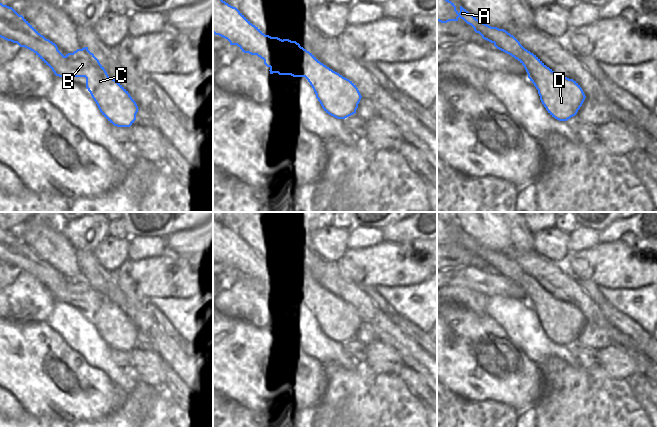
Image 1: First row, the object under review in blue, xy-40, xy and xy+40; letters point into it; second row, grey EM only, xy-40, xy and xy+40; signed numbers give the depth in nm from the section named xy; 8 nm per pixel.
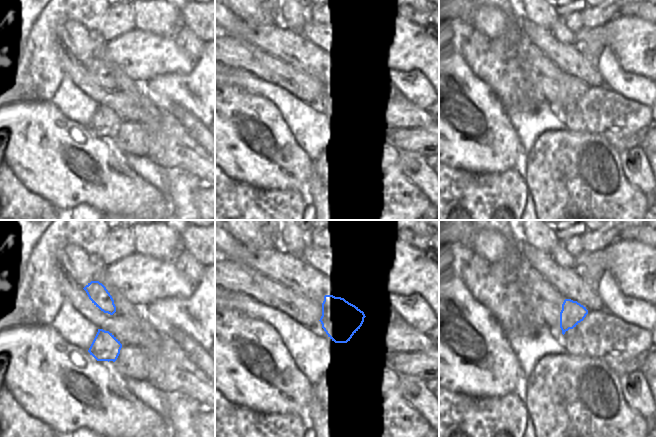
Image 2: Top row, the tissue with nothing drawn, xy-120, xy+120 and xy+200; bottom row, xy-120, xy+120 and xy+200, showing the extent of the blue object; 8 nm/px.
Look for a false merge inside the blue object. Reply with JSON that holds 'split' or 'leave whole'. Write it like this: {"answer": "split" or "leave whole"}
{"answer": "split"}

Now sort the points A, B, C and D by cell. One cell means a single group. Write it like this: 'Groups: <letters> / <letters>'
Groups: A / B C D.

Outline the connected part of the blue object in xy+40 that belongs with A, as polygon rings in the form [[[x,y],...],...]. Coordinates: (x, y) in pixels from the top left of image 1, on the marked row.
[[[437,0],[437,21],[447,23],[449,21],[458,21],[459,17],[471,25],[474,31],[479,33],[483,39],[491,43],[507,43],[516,40],[516,38],[506,30],[491,27],[479,21],[462,6],[460,6],[460,11],[458,12],[456,6],[451,1]]]

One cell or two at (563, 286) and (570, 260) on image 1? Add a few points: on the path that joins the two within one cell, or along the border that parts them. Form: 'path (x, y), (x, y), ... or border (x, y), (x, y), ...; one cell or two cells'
border (571, 274), (576, 280); two cells

